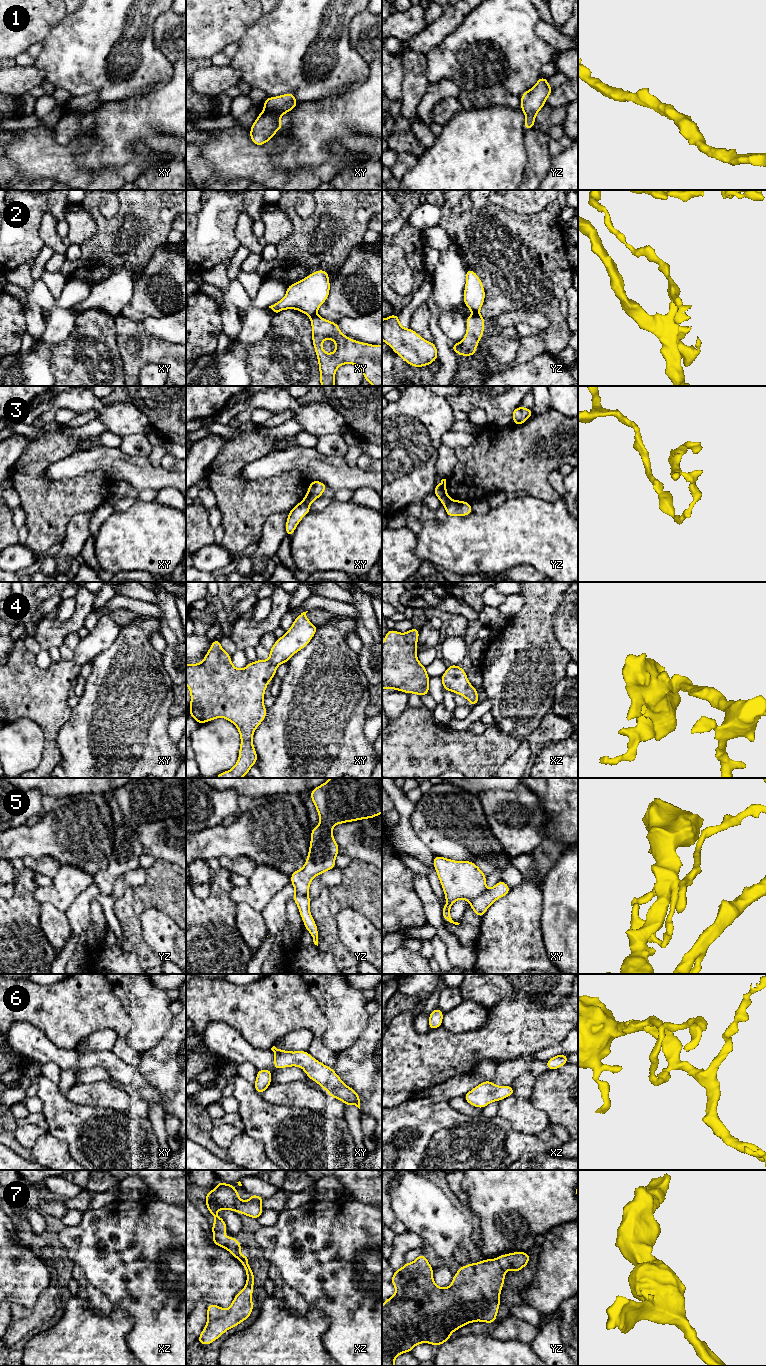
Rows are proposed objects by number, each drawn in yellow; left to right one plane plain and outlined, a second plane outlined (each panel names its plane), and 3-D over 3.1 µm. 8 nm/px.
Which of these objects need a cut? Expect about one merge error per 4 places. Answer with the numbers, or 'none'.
2, 3, 5

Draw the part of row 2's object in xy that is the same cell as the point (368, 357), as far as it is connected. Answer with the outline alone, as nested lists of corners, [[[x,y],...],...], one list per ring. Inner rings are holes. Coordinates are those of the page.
[[[318,315],[310,317],[312,342],[316,352],[321,386],[336,386],[335,373],[343,364],[358,366],[364,380],[373,386],[382,386],[382,345],[372,345],[345,336],[336,322]],[[332,339],[336,345],[333,353],[326,353],[322,342]]]

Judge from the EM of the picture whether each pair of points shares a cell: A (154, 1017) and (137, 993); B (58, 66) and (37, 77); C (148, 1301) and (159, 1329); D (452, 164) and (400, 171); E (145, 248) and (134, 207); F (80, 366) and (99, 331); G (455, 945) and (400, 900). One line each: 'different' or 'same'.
A: same
B: different
C: same
D: different
E: same
F: same
G: different

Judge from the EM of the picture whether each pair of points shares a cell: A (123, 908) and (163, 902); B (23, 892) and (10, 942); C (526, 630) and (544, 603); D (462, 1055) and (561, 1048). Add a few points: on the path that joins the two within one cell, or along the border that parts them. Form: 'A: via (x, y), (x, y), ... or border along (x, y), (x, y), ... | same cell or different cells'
A: via (133, 904), (135, 902), (153, 902) | same cell
B: via (23, 904), (22, 911), (10, 930) | same cell
C: via (533, 623), (539, 610) | same cell
D: border along (565, 1038), (553, 1046), (525, 1055) | different cells

